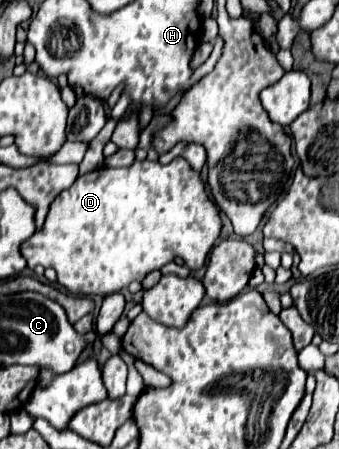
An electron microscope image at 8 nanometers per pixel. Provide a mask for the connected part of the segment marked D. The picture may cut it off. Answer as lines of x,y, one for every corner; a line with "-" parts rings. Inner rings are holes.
183,156
169,164
161,164
159,160
135,160
127,168
101,168
79,176
71,188
55,198
41,232
35,232
31,240
23,244
23,256
29,268
37,264
53,268
57,282
73,294
107,296
127,288
133,280
141,282
151,270
159,270
175,256
181,256
191,270
201,268
213,244
219,240
221,228
219,208
209,200
201,172
193,170

